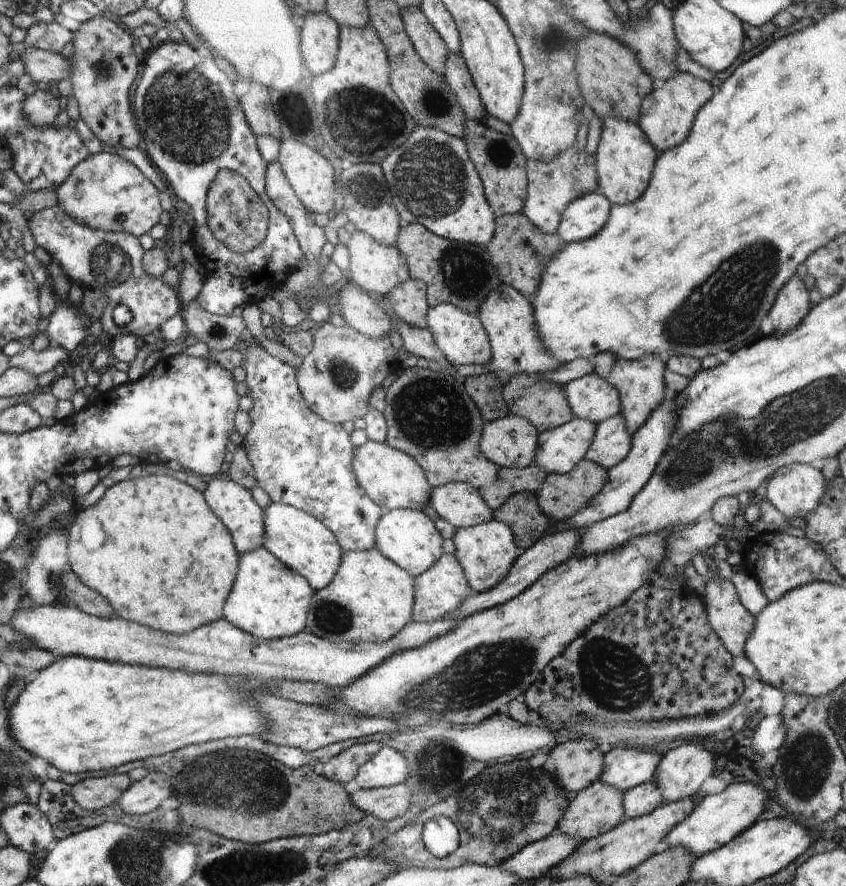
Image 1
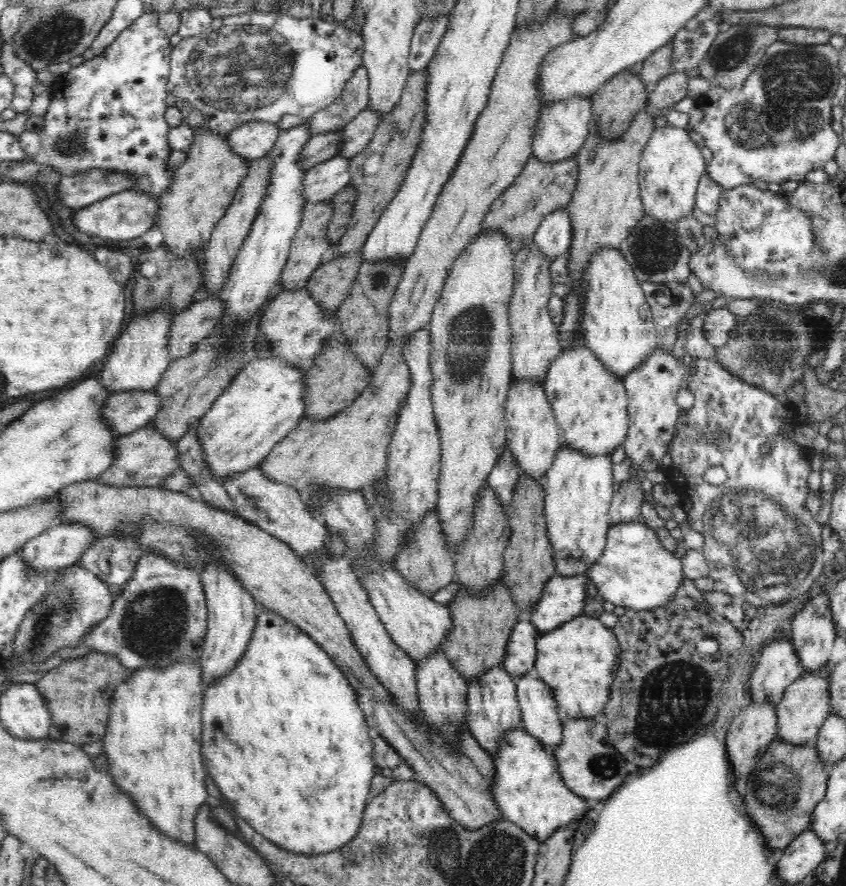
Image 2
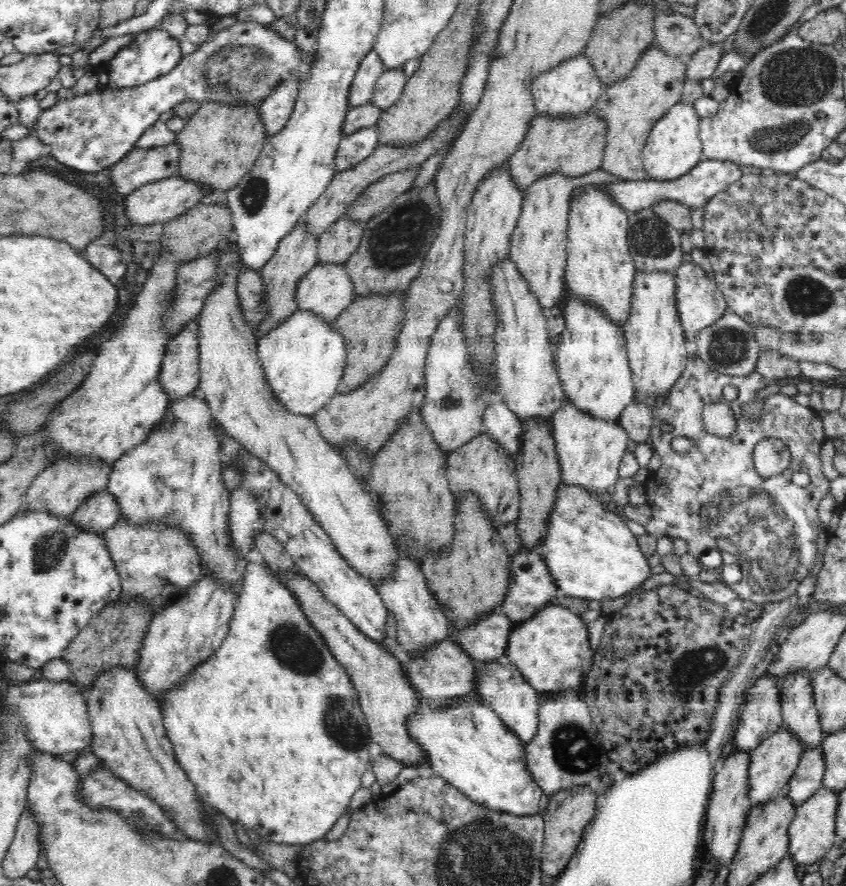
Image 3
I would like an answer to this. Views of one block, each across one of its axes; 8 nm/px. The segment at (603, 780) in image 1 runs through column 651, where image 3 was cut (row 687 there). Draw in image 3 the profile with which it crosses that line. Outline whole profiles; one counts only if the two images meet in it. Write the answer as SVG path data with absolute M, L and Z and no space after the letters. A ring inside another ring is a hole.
M767 673L758 677L756 683L748 689L746 694L746 703L742 716L740 716L740 724L738 730L734 734L734 742L738 752L752 752L760 746L759 744L778 732L783 725L783 713L781 706L781 688L774 677L770 677Z

